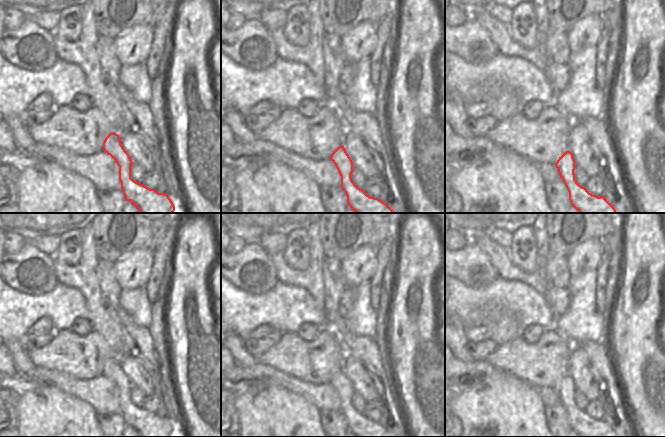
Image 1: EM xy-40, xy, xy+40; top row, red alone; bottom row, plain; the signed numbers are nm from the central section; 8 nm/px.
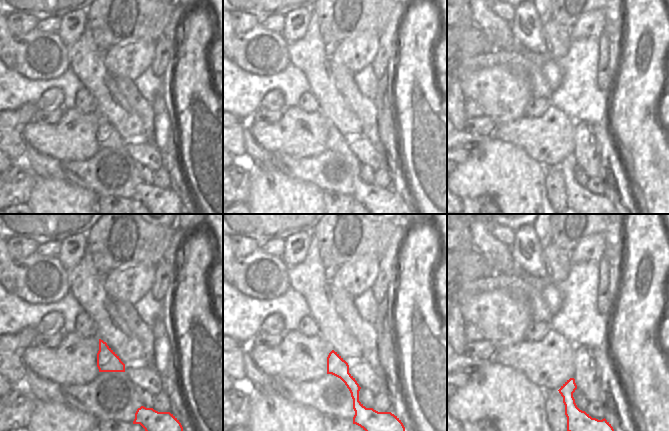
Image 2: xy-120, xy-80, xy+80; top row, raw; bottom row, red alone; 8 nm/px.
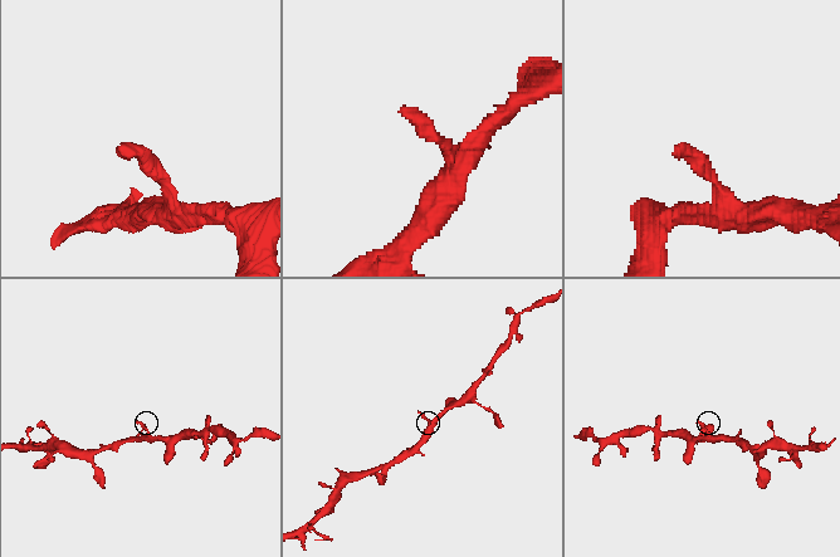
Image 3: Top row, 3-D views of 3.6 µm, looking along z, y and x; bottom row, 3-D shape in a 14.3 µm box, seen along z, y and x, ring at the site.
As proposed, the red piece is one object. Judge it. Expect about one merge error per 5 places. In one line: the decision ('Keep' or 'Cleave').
Keep

